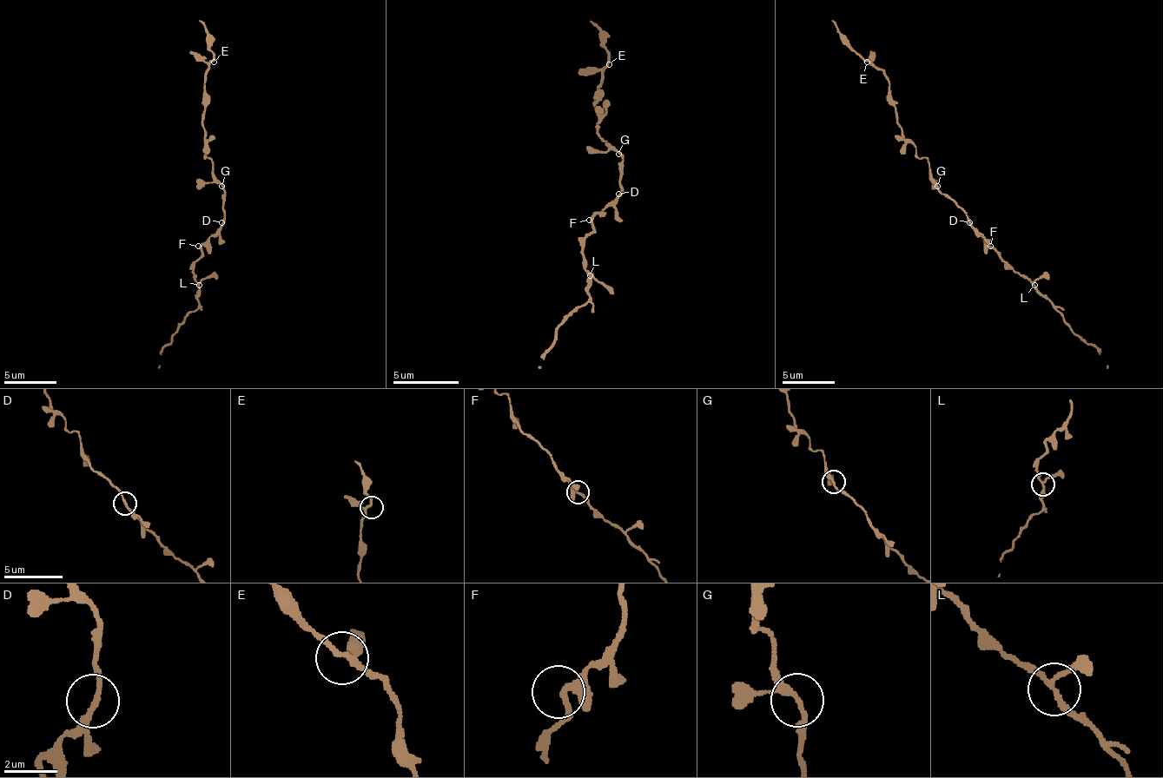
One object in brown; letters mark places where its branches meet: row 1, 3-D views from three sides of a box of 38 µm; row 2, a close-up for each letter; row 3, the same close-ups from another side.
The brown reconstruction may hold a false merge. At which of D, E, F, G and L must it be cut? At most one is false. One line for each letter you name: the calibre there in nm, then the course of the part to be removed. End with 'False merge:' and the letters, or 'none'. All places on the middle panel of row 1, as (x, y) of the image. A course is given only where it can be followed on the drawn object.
False merge: none

